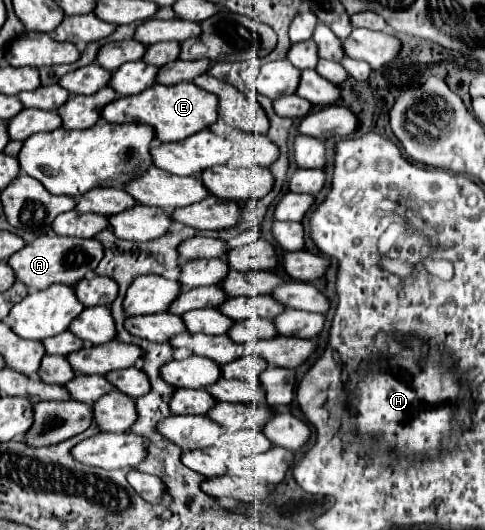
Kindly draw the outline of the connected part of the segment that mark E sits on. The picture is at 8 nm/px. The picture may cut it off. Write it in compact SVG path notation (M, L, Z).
M194 83L178 85L154 85L138 95L118 97L102 109L102 117L108 123L144 123L156 129L156 137L162 143L182 141L194 133L200 133L218 119L218 97L200 89Z

